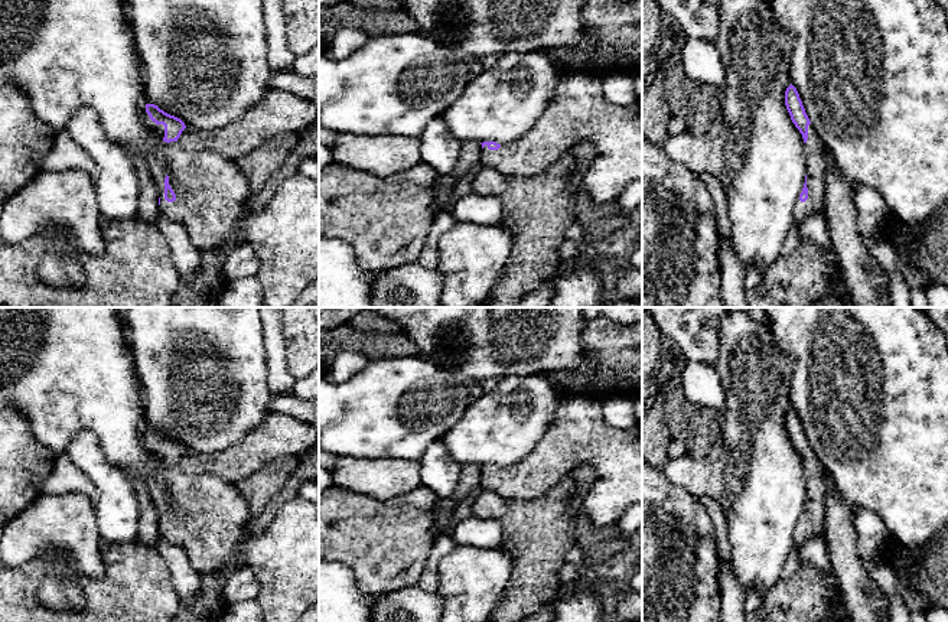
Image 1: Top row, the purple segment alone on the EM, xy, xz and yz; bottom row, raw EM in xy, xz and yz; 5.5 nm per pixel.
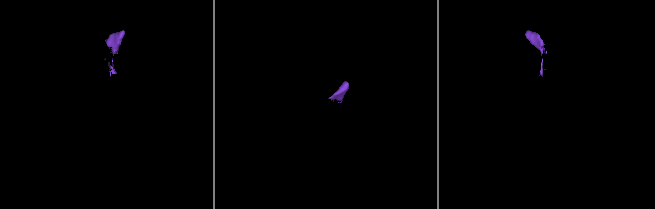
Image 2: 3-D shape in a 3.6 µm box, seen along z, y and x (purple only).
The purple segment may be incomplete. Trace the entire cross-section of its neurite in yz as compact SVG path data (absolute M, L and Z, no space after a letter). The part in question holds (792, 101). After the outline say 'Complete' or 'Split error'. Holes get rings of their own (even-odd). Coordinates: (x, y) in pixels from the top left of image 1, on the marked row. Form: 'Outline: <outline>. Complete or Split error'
Outline: M792 84L785 91L785 105L805 143L807 175L799 201L795 206L795 222L799 224L809 215L825 212L825 178L831 159L822 140L811 126L799 94Z. Split error

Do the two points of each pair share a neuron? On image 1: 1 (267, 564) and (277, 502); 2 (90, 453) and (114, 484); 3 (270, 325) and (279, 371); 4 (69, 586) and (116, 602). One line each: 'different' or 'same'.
1: different
2: same
3: same
4: different

